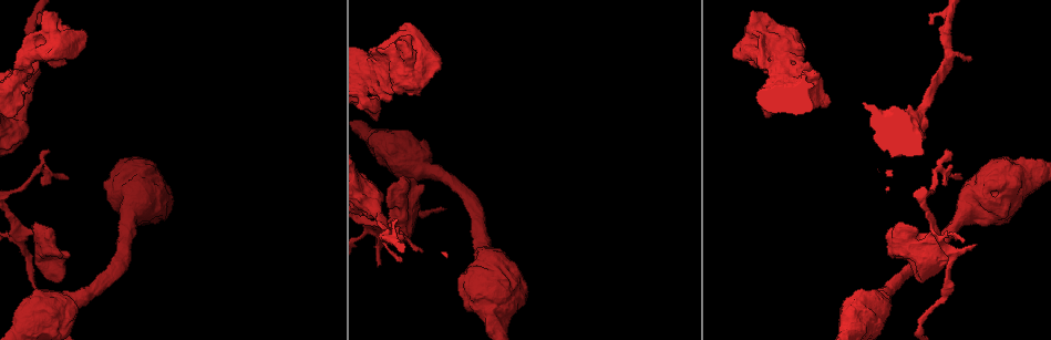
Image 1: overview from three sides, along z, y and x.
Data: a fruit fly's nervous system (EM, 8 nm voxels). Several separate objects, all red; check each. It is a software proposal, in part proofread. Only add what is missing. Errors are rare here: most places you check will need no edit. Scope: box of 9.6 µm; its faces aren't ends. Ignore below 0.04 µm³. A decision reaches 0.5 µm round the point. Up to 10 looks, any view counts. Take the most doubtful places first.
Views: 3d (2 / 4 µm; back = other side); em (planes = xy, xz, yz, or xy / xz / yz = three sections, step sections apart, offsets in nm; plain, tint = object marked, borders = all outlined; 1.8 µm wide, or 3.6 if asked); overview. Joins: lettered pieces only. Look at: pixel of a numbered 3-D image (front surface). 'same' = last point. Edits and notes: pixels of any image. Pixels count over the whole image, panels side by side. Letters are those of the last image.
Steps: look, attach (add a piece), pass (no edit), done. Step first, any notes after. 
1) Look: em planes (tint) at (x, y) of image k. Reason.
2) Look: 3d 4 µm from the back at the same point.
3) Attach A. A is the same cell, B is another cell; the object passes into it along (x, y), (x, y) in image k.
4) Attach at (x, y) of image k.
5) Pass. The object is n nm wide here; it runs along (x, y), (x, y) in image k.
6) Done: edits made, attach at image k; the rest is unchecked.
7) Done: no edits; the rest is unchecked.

Look: 3d 2 µm at (894, 257) of image 1. Branch stops here.

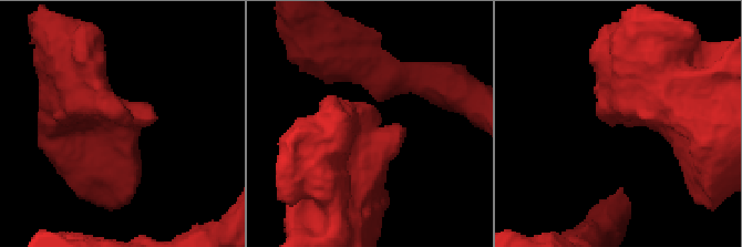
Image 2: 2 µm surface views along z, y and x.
Look: em planes (borders) at (402, 132) of image 2. Need the tissue.

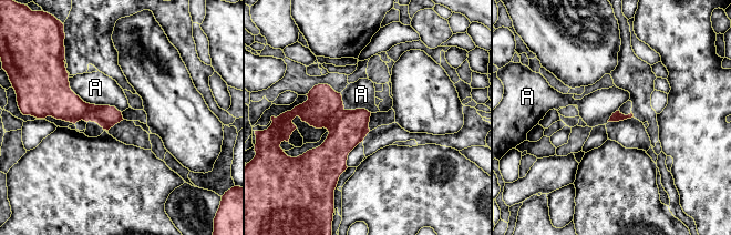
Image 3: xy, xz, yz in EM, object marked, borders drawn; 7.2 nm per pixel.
Pass. The longest contact is with A, 460 nm; A is another cell; none of them fits.

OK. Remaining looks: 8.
Look: 3d 2 µm at (765, 14) of image 1. Branch stops here.

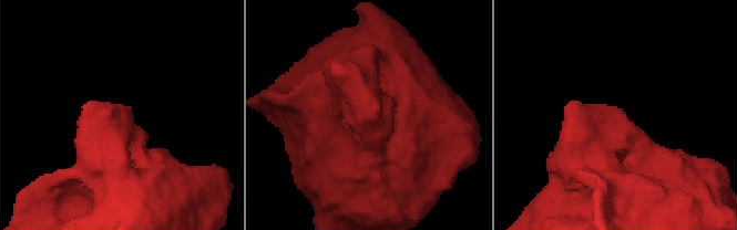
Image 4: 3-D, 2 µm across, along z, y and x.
Look: em yz step 16 (borders) at (623, 111) of image 4.

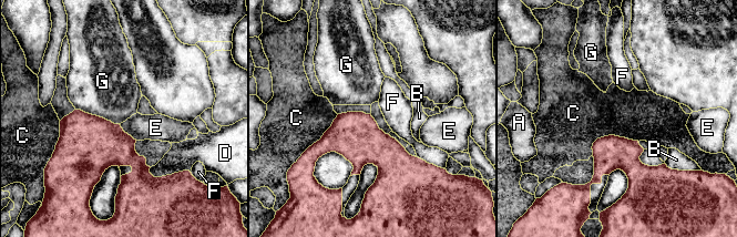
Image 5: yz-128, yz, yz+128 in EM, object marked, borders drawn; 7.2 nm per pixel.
Pass. A, B, C, D, E, F and G are other cells; no lettered piece goes on from it.

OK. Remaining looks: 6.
Look: 3d 4 µm at (143, 160) of image 1. Thick end.

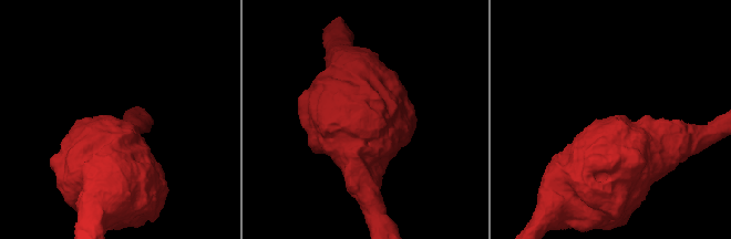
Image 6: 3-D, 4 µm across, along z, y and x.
Look: em 3.6 µm xz step 16 (plain) at (627, 120) of image 6.

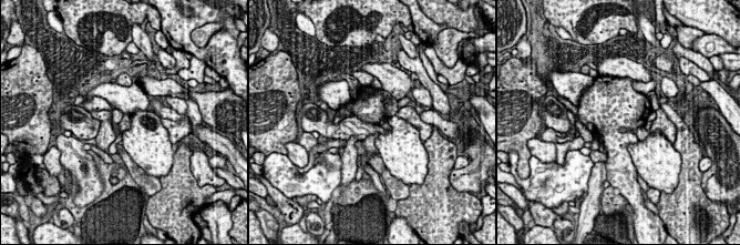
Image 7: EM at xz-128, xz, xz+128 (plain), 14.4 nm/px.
Look: em 3.6 µm xz step 16 (borders) at the same point.

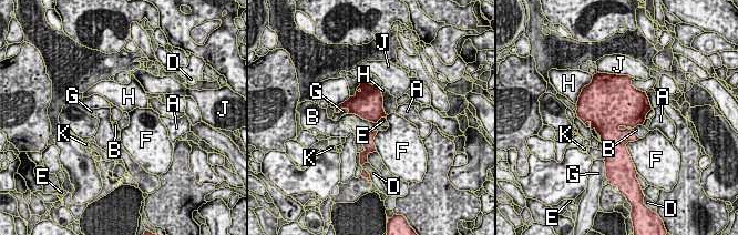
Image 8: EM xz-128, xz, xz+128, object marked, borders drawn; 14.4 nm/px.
Pass. A, B, D, E, F, G, H, J and K are other cells; a border runs along (385, 116), (377, 122) in image 8; no lettered piece goes on from it.

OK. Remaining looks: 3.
Look: em planes (tint) at (67, 177) of image 1.

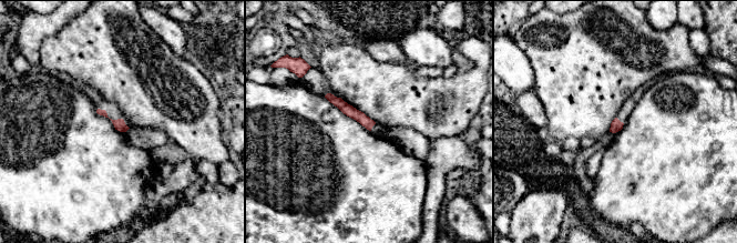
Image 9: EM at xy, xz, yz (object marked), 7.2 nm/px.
Look: em planes (borders) at the same point. See the neighbours.

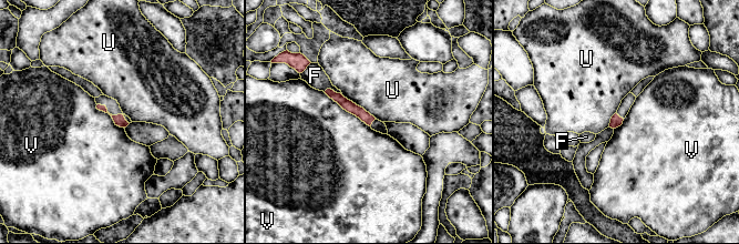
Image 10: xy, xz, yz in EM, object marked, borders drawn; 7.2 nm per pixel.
Pass. The object is 80 nm wide here; F, U and V are other cells; a border runs along (324, 92), (370, 126) in image 10; none of them fits.

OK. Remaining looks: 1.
Done: no edits; the rest is unchecked.

